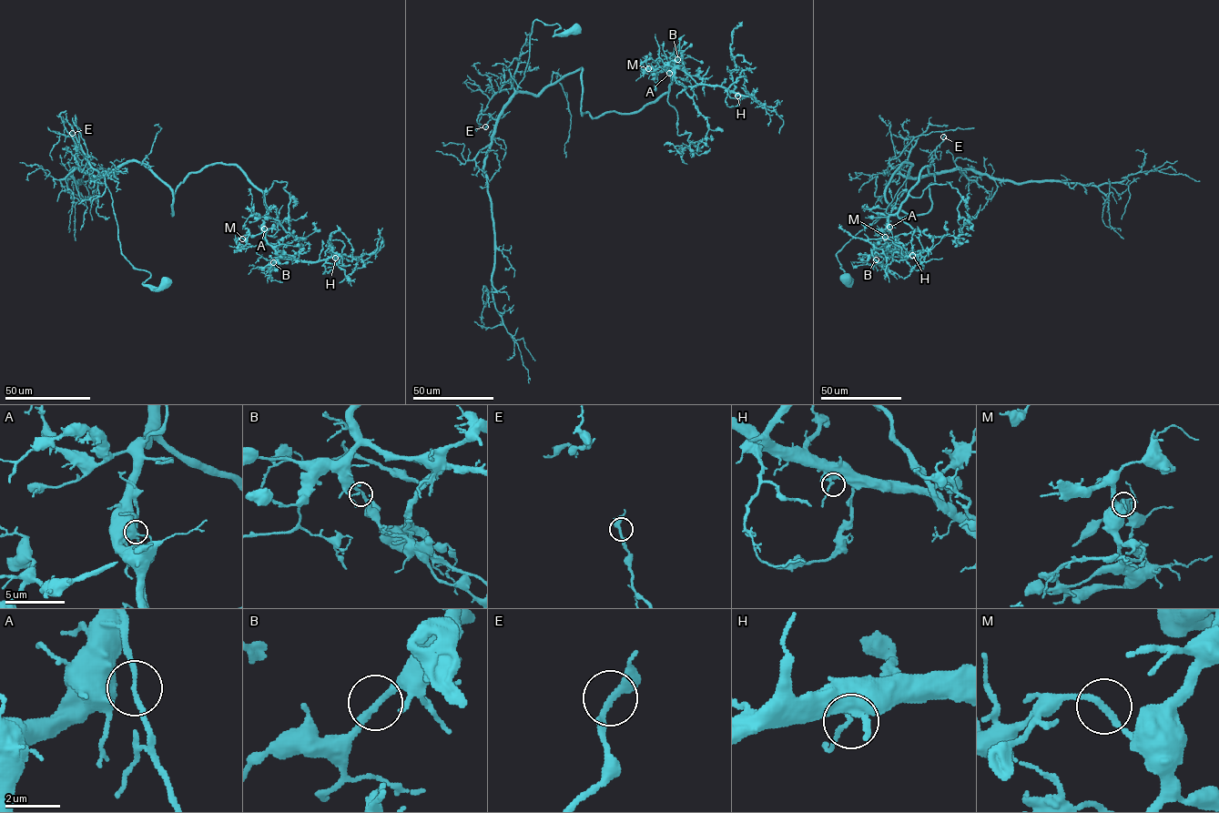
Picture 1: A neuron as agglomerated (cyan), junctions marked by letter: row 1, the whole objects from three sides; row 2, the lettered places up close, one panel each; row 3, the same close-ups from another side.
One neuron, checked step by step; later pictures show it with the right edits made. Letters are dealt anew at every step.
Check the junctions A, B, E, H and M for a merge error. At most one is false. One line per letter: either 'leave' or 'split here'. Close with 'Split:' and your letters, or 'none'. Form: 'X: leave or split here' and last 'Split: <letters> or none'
A: split here
B: leave
E: leave
H: leave
M: leave
Split: A

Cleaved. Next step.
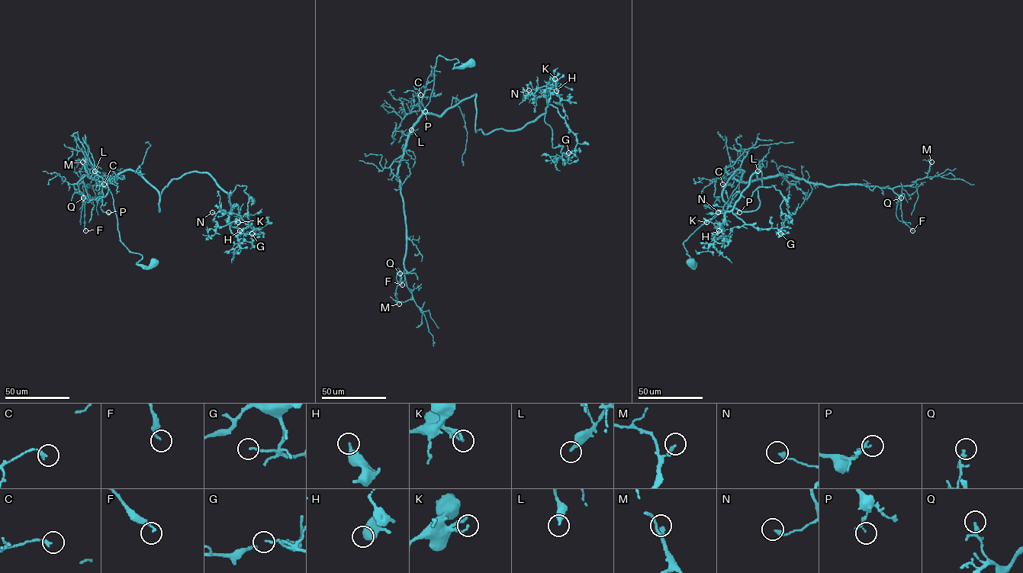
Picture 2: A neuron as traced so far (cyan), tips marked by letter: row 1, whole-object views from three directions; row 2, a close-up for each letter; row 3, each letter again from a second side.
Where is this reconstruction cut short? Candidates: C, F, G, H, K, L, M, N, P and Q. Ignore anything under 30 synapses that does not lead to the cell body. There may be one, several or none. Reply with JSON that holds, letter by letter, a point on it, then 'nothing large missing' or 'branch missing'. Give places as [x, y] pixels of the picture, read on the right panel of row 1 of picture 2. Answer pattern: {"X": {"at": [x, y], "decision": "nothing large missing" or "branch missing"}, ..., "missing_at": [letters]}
{"C": {"at": [722, 184], "decision": "nothing large missing"}, "F": {"at": [912, 230], "decision": "nothing large missing"}, "G": {"at": [780, 233], "decision": "nothing large missing"}, "H": {"at": [718, 230], "decision": "nothing large missing"}, "K": {"at": [706, 222], "decision": "nothing large missing"}, "L": {"at": [757, 171], "decision": "nothing large missing"}, "M": {"at": [931, 162], "decision": "nothing large missing"}, "N": {"at": [718, 212], "decision": "nothing large missing"}, "P": {"at": [739, 212], "decision": "nothing large missing"}, "Q": {"at": [901, 197], "decision": "nothing large missing"}, "missing_at": []}

